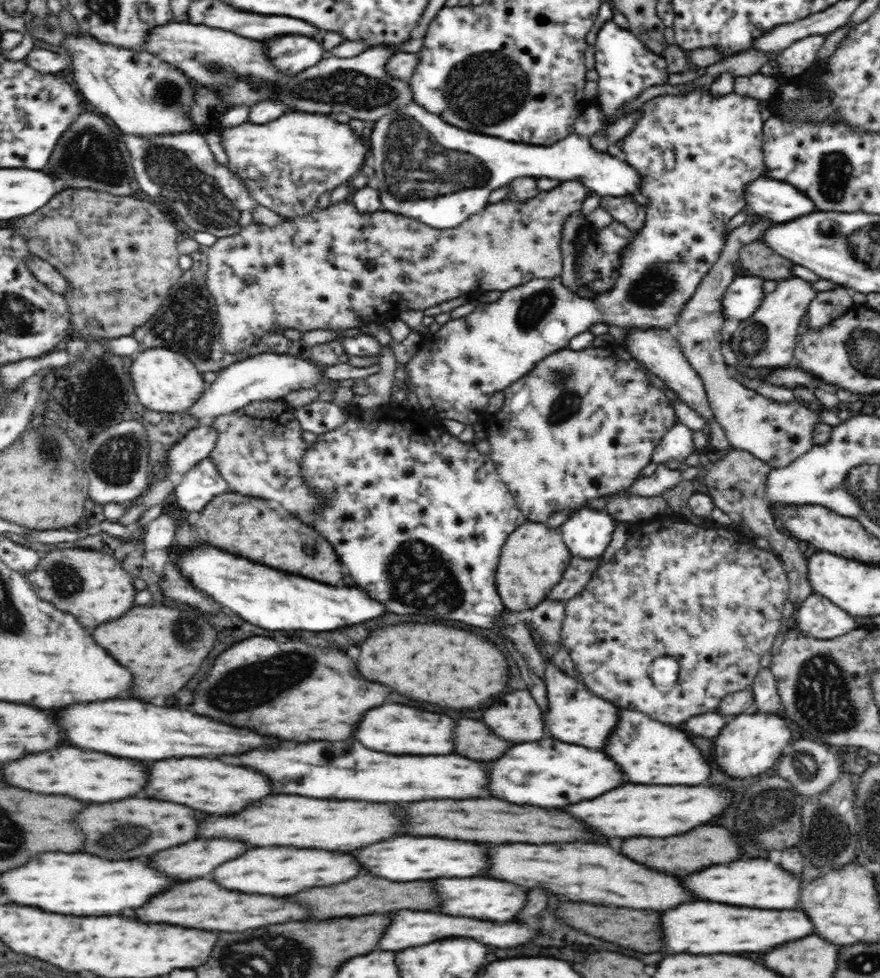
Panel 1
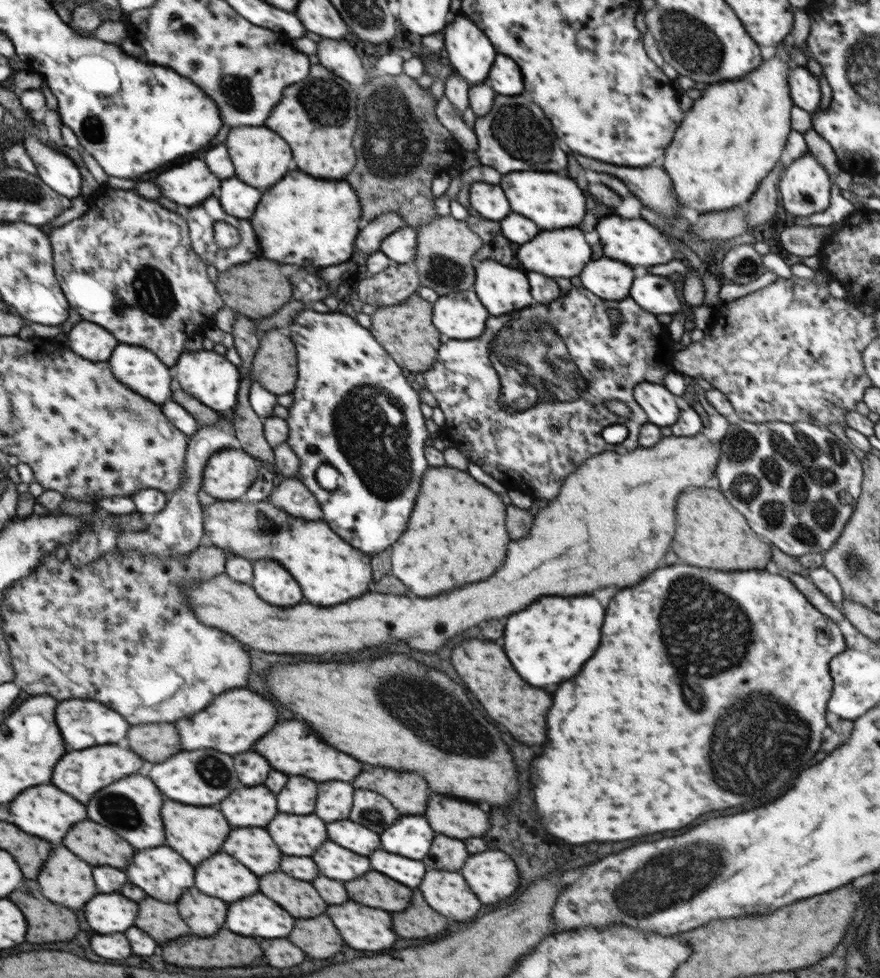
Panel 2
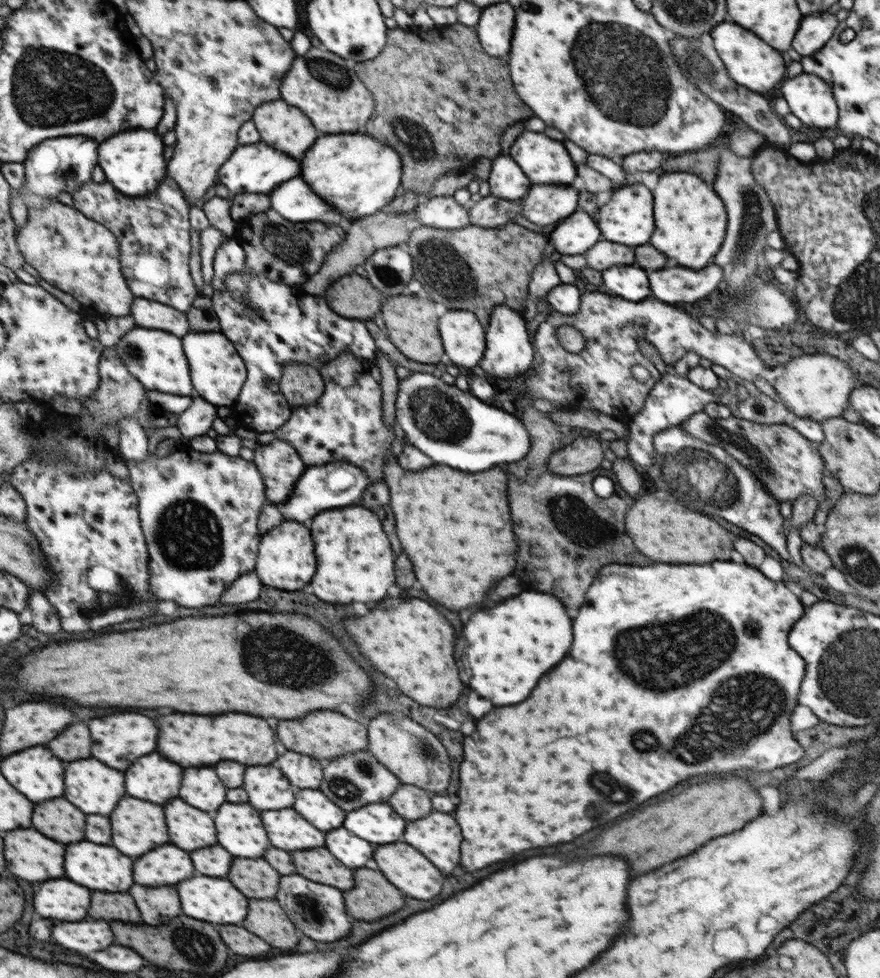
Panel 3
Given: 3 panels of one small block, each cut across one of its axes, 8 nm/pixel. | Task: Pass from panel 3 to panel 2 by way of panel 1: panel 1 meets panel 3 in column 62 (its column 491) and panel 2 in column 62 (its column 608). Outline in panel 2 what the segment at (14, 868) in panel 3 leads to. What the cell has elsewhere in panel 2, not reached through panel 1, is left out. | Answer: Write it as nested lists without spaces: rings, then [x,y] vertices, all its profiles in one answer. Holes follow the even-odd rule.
[[[64,846],[52,850],[52,858],[48,858],[48,866],[44,866],[44,874],[40,874],[38,882],[52,902],[68,908],[82,908],[98,894],[92,880],[92,866]]]

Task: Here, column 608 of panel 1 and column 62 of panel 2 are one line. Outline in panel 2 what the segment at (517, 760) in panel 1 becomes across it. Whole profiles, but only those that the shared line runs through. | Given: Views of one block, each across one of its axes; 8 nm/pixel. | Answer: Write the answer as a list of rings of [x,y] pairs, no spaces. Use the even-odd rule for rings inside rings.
[[[96,746],[96,748],[88,748],[88,750],[76,750],[76,752],[68,752],[64,756],[64,762],[60,762],[60,766],[56,766],[56,778],[52,778],[52,784],[60,786],[60,790],[68,790],[68,794],[72,794],[74,798],[80,798],[80,802],[86,804],[94,792],[108,786],[110,782],[136,774],[142,768],[142,764],[144,764],[144,760],[130,748]]]

